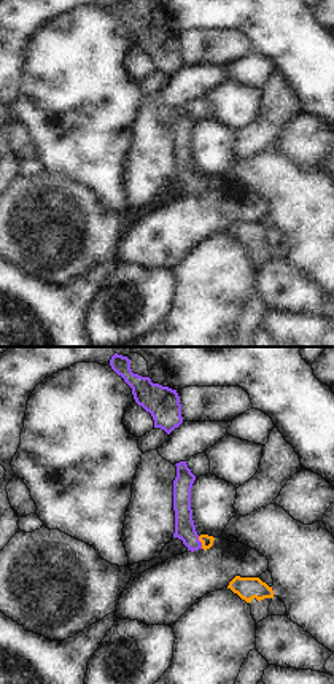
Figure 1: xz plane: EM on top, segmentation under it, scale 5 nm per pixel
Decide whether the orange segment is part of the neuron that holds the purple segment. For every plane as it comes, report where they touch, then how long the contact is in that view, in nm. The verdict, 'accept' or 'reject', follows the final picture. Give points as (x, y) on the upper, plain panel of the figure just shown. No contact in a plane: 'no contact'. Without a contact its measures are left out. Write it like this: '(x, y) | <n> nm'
(201, 186) | 70 nm

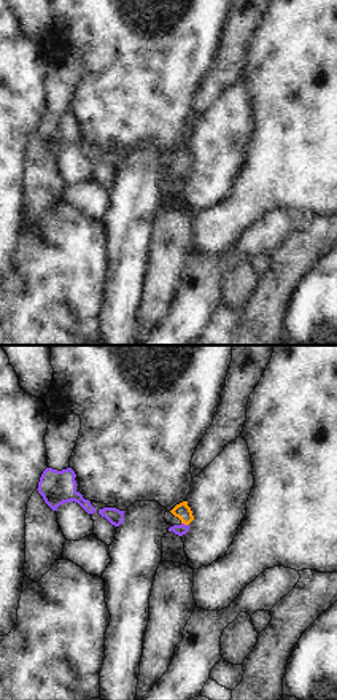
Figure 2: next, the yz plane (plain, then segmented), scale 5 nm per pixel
(183, 167) | 40 nm

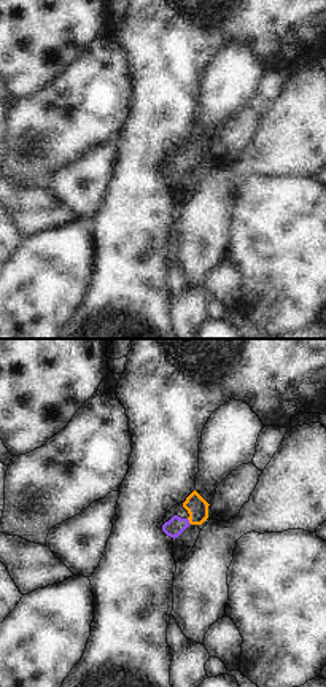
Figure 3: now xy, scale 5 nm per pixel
(188, 166) | 40 nm

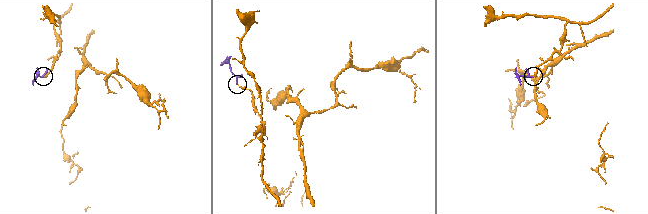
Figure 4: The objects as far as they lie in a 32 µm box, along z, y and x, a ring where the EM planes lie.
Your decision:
accept

